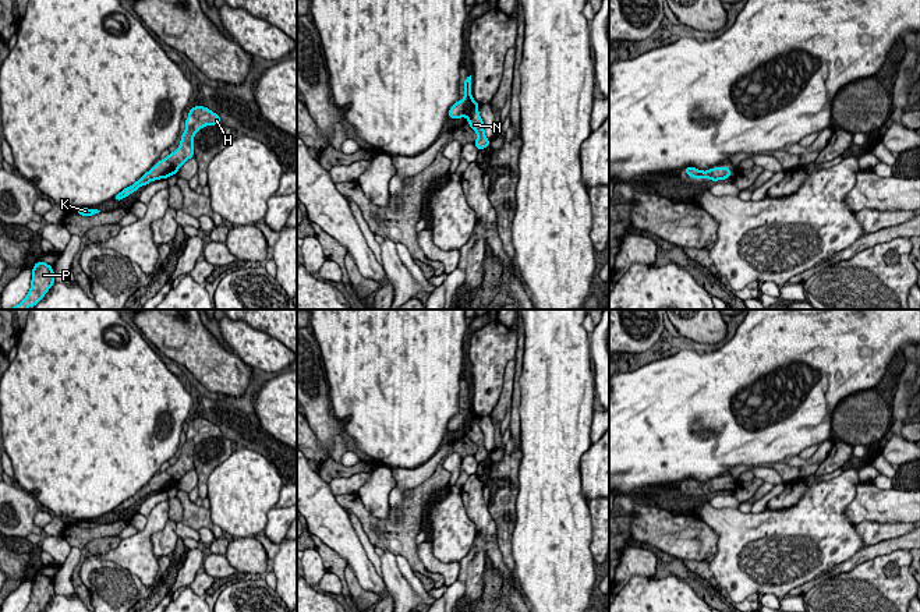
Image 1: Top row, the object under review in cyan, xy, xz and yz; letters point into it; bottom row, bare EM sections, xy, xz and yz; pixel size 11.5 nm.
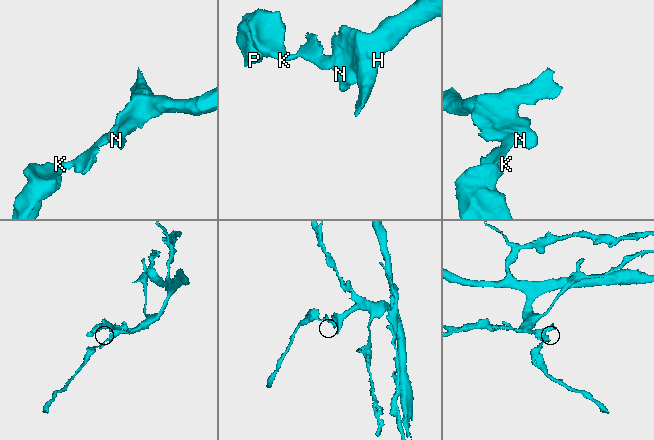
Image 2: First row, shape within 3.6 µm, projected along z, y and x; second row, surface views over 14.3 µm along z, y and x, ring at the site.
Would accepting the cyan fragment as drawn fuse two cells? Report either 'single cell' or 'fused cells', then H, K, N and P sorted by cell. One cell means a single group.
single cell | H K N P

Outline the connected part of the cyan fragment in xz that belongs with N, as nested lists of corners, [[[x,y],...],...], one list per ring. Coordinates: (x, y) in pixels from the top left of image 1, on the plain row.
[[[471,388],[466,390],[464,396],[464,410],[456,414],[449,421],[449,431],[461,431],[466,429],[470,439],[477,445],[477,452],[474,454],[475,460],[484,461],[489,459],[489,452],[485,449],[484,443],[484,432],[480,428],[478,420],[481,418],[477,415],[471,407]]]

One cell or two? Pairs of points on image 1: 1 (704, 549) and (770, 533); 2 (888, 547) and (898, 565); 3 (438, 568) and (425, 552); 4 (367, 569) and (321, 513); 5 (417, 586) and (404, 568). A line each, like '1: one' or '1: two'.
1: two
2: two
3: one
4: one
5: one

